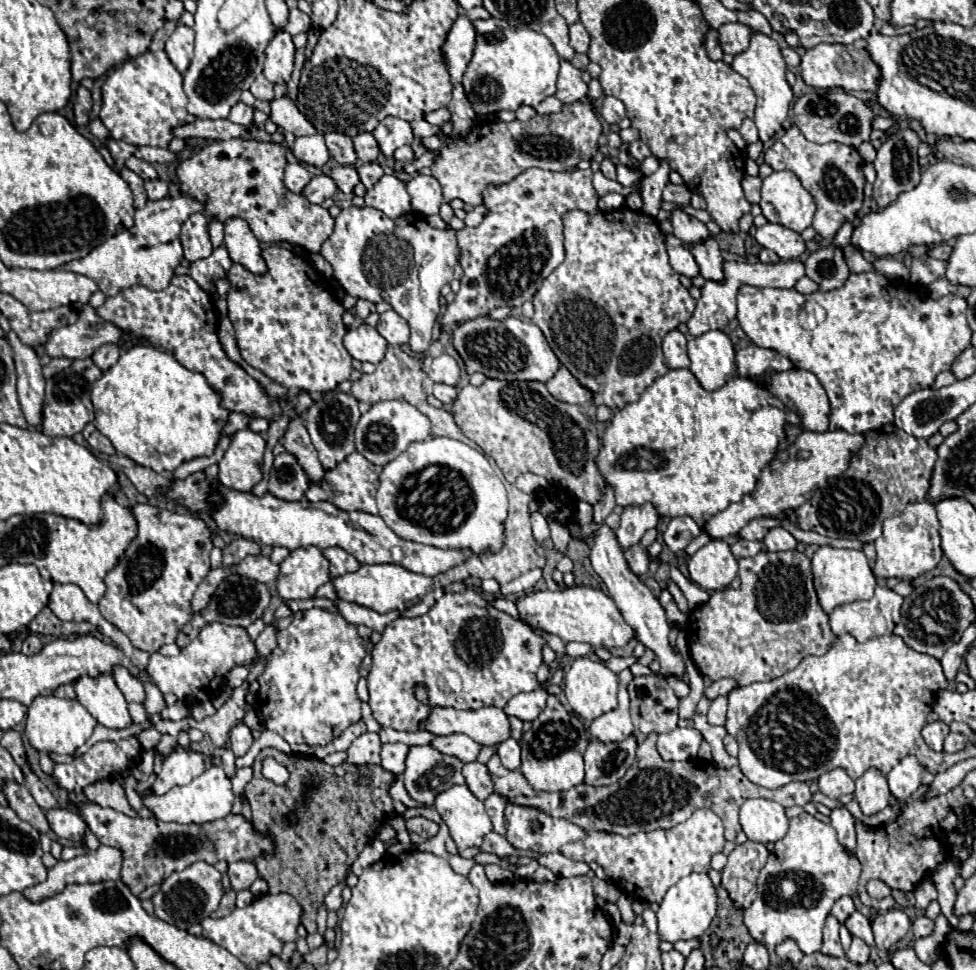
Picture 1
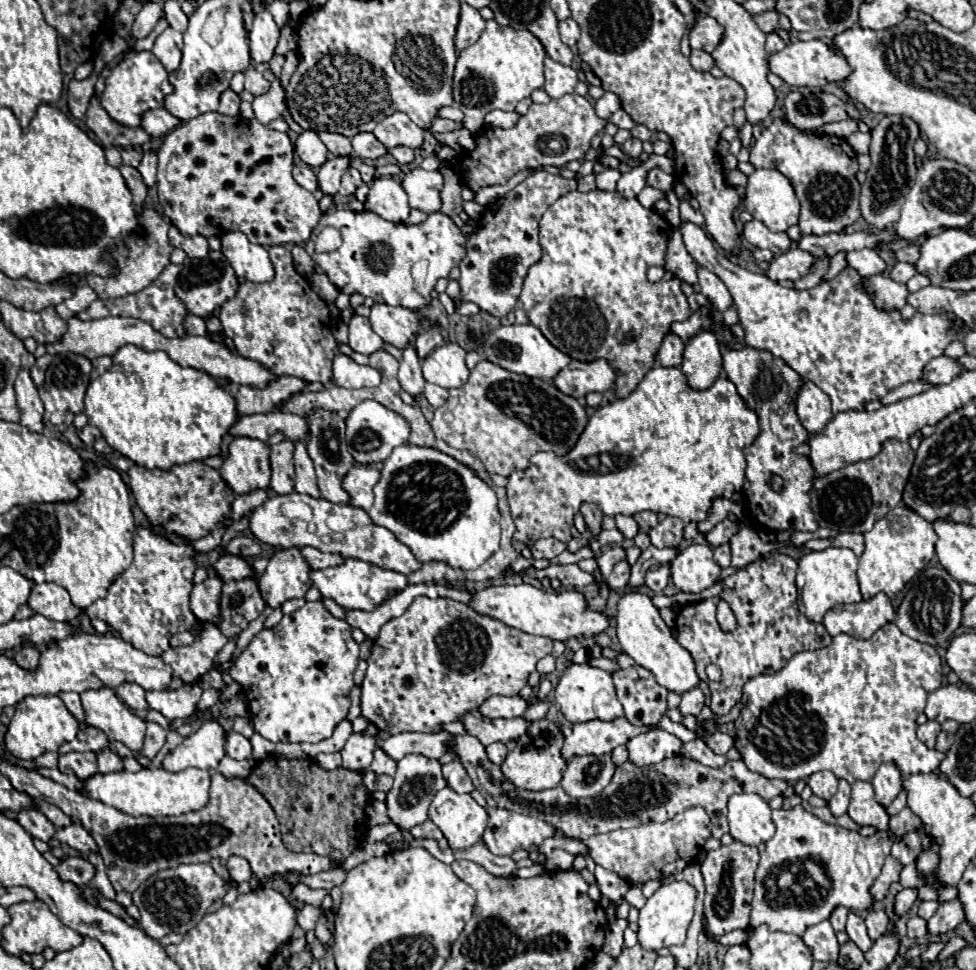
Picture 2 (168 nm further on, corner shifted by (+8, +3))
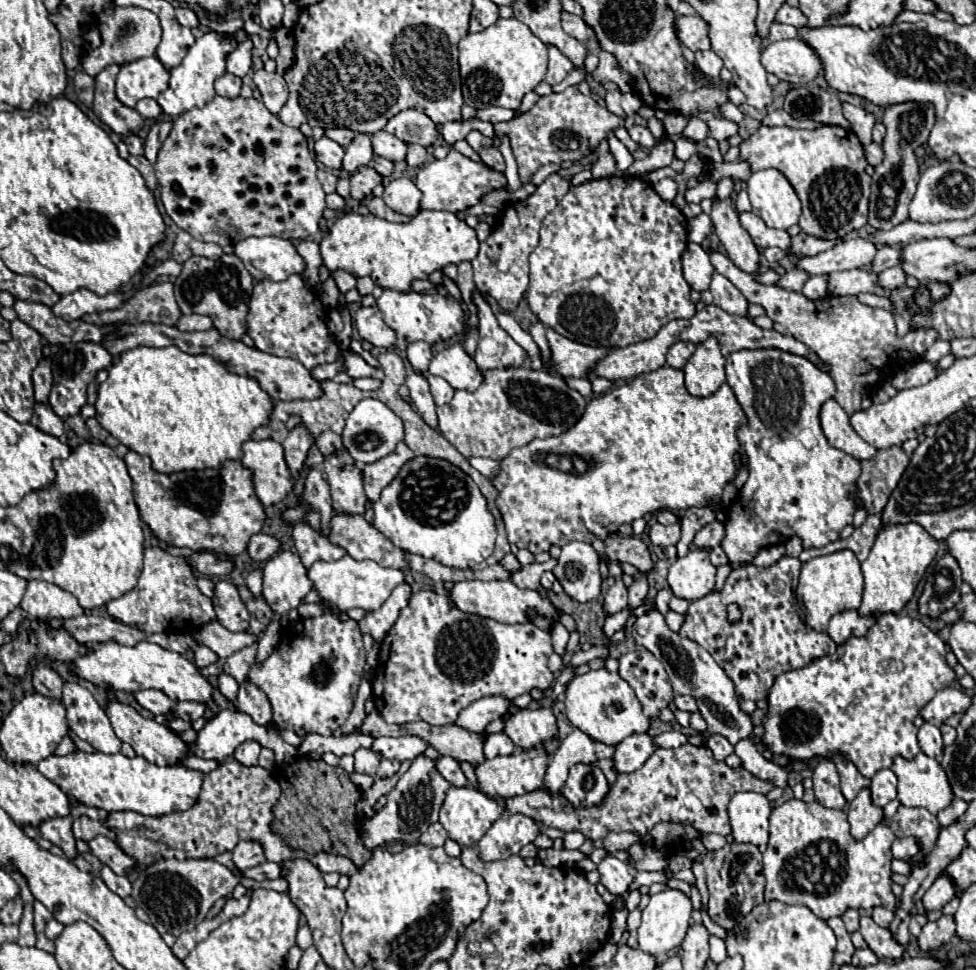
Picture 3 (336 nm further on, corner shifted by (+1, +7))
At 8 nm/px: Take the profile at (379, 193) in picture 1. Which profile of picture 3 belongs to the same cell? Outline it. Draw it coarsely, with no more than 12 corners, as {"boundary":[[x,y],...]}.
{"boundary":[[409,178],[391,180],[383,202],[399,214],[419,212],[421,194]]}

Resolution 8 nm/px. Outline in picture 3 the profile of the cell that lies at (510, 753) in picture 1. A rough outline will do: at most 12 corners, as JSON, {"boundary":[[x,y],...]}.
{"boundary":[[489,734],[485,758],[511,754],[515,744],[507,734]]}

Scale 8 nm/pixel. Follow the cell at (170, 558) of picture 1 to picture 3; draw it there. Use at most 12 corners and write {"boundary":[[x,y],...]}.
{"boundary":[[145,550],[137,586],[107,614],[145,634],[191,634],[215,620],[193,566]]}

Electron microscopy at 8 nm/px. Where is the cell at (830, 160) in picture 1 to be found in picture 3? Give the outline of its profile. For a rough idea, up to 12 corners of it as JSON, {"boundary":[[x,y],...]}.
{"boundary":[[761,126],[739,148],[777,168],[799,226],[839,238],[867,224],[871,176],[855,132]]}

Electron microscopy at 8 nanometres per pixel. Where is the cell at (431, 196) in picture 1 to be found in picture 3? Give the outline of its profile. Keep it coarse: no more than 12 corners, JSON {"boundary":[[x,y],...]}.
{"boundary":[[451,150],[417,172],[423,210],[463,212],[505,176]]}

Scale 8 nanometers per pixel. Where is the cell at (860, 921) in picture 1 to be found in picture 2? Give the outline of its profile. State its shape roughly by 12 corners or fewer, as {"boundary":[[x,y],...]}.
{"boundary":[[848,914],[846,932],[862,952],[872,948],[866,924]]}

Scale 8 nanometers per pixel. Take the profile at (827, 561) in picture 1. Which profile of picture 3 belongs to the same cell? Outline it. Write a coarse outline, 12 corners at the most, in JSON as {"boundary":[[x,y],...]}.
{"boundary":[[851,550],[803,564],[795,590],[805,622],[825,632],[857,608],[863,574]]}

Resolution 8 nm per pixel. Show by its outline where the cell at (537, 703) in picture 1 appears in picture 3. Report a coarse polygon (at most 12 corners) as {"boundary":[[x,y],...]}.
{"boundary":[[485,696],[463,714],[459,726],[483,732],[511,706],[503,696]]}

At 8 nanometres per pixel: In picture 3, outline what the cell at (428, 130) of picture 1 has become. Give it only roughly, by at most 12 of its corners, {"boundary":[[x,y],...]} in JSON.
{"boundary":[[497,106],[483,108],[475,120],[487,120],[491,124],[511,120],[515,112]]}

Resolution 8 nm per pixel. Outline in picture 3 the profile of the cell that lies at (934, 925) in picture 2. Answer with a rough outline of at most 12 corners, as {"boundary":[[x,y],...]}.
{"boundary":[[955,918],[927,922],[917,940],[935,950],[955,936]]}

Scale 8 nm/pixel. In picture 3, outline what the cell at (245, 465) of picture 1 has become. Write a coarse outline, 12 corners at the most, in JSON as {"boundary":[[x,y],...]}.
{"boundary":[[271,438],[247,440],[241,464],[253,472],[265,506],[293,488],[283,446]]}

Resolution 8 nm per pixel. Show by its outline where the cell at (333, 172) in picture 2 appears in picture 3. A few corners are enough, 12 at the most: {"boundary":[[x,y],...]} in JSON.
{"boundary":[[357,134],[345,148],[343,170],[353,172],[373,158],[371,136]]}

